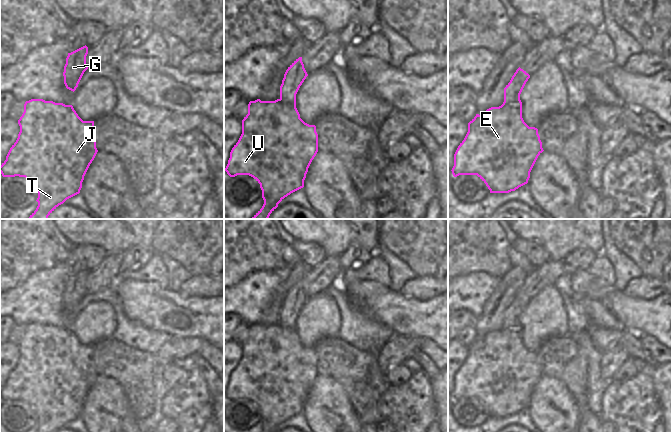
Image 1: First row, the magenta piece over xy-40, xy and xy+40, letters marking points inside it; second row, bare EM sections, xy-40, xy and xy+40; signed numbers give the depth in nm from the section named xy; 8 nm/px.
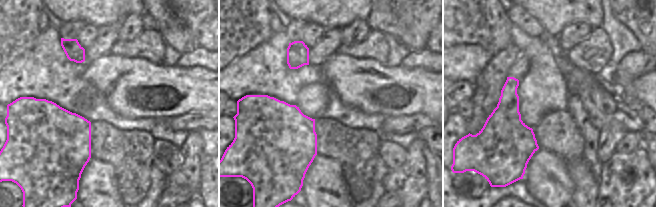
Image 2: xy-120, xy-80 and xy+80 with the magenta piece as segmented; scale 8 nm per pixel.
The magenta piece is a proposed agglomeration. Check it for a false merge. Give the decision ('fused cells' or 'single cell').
fused cells

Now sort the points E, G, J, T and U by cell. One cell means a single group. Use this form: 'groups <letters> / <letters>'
groups E J T U / G

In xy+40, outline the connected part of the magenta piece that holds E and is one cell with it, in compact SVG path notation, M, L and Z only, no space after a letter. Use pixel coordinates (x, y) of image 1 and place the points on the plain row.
M502 328L487 333L481 339L476 338L468 347L468 356L454 378L454 390L451 395L454 401L477 399L486 408L490 417L509 417L528 407L530 396L543 375L538 353L529 351L524 346L522 335Z

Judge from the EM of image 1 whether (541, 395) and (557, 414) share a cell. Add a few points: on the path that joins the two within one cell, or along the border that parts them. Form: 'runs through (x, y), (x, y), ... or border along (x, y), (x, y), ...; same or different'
runs through (546, 400), (552, 409); same

